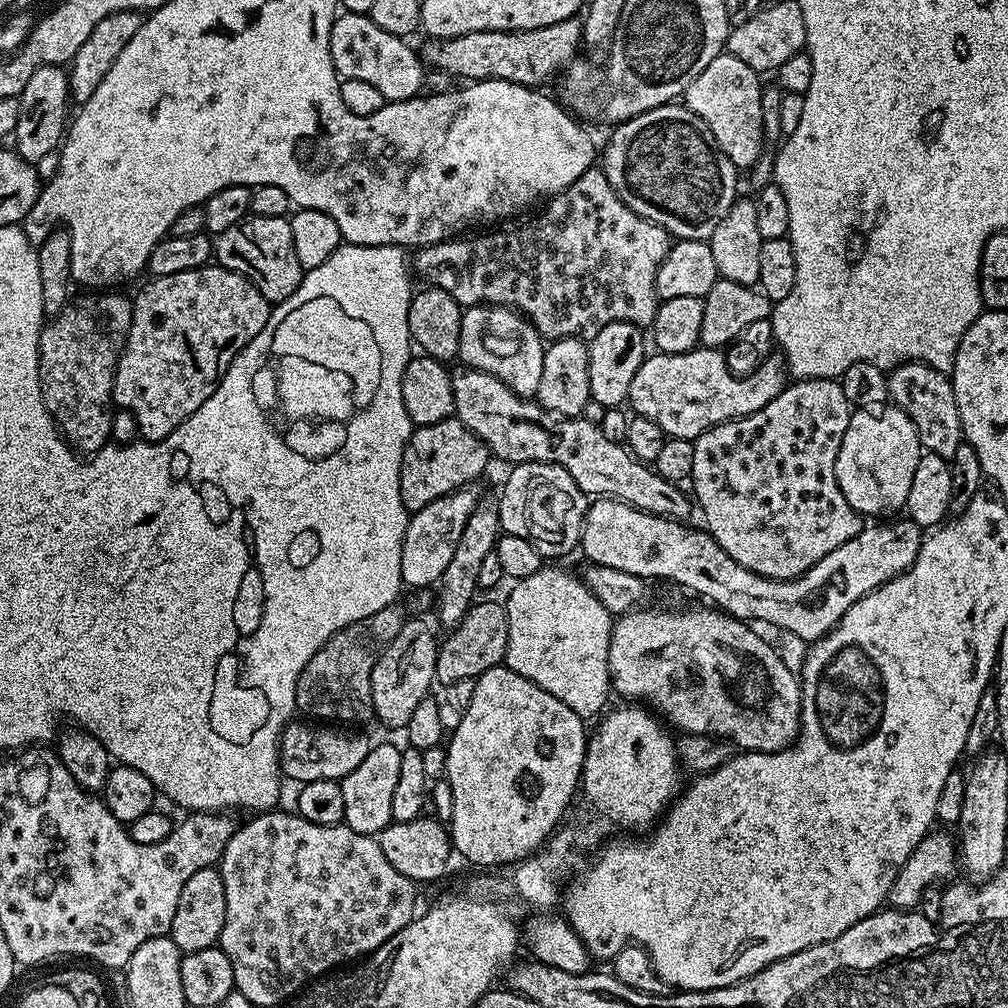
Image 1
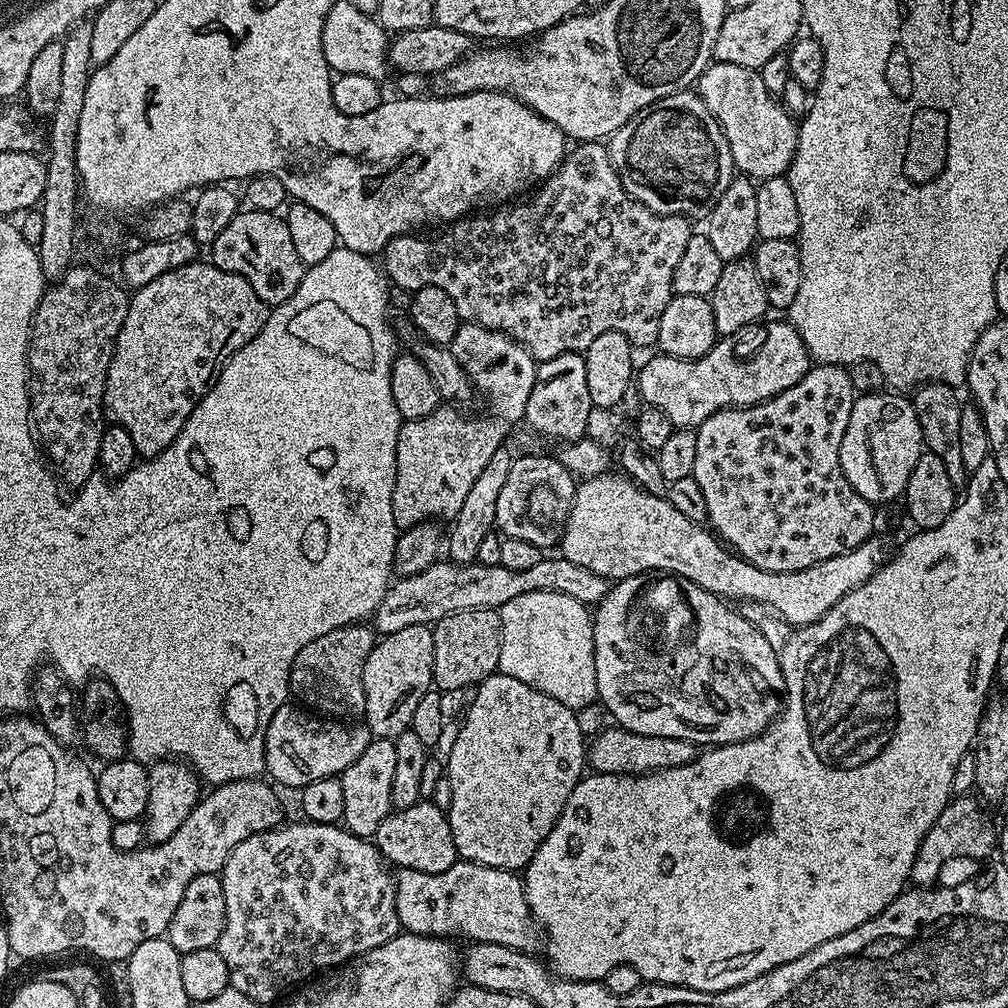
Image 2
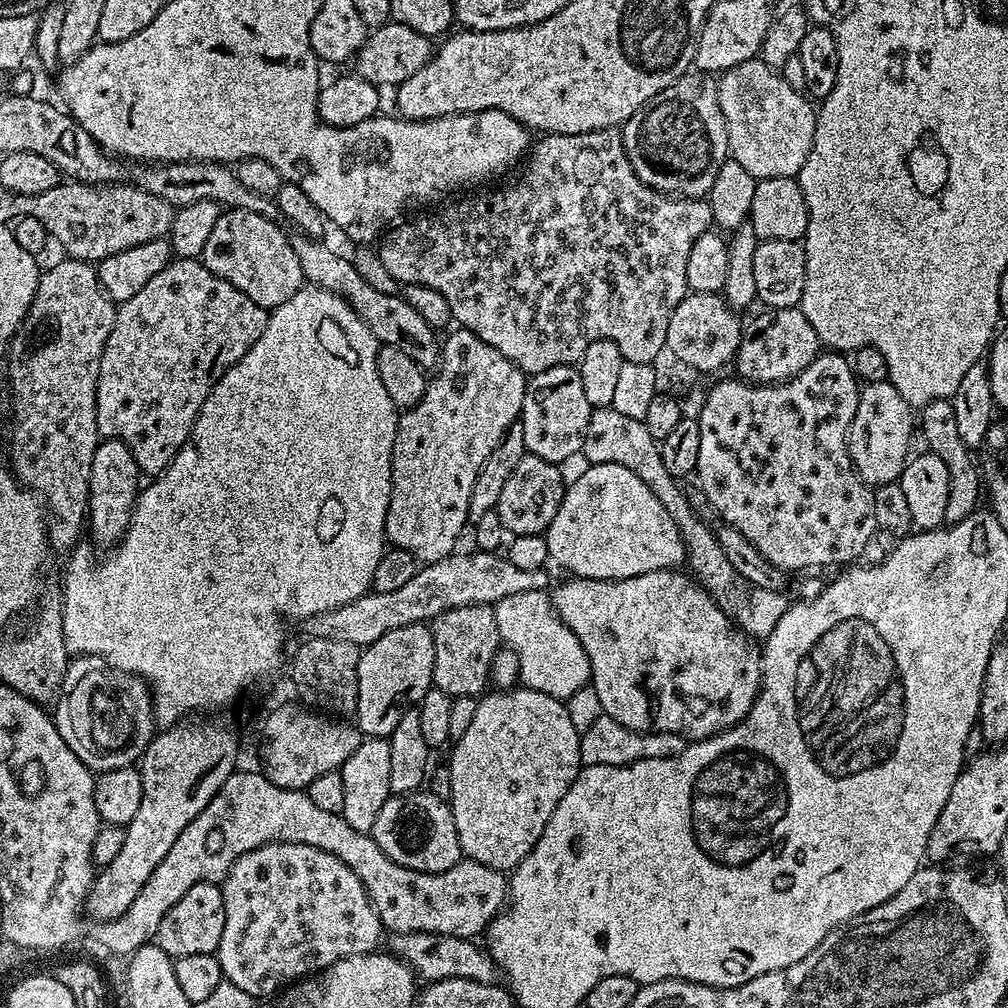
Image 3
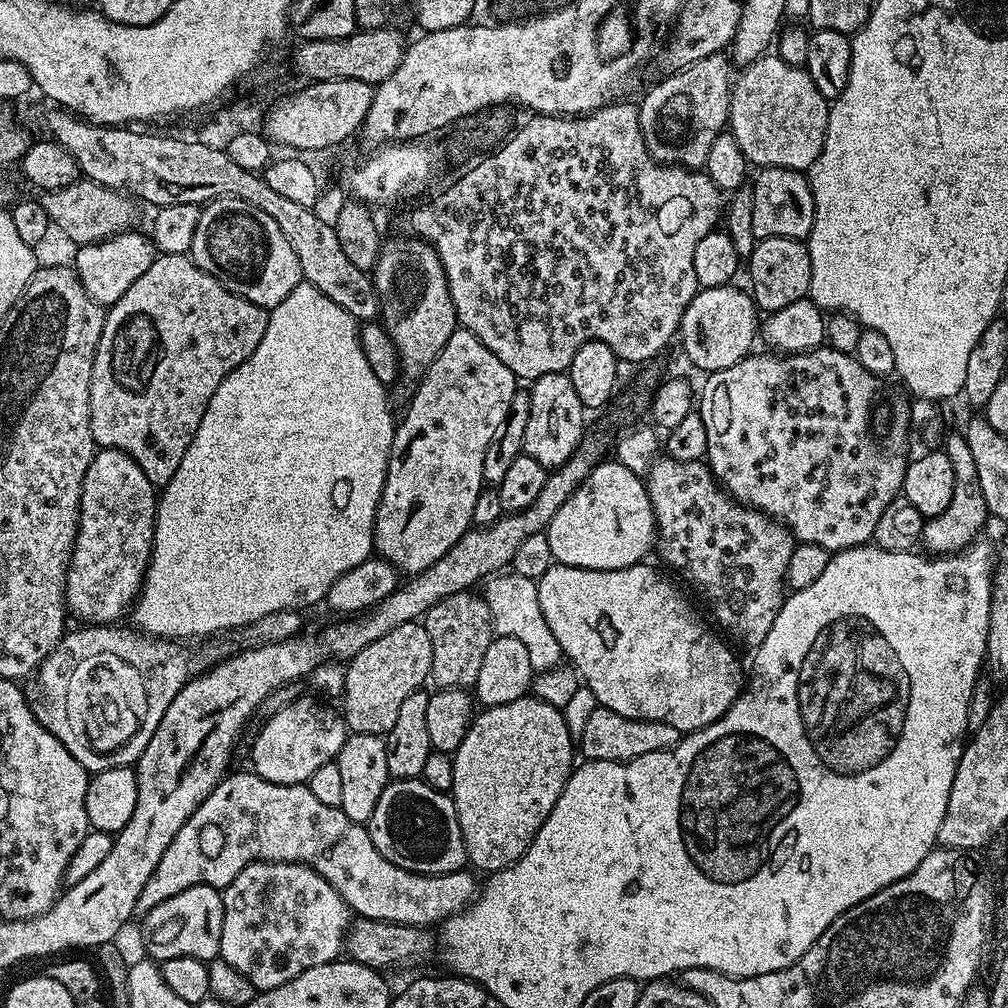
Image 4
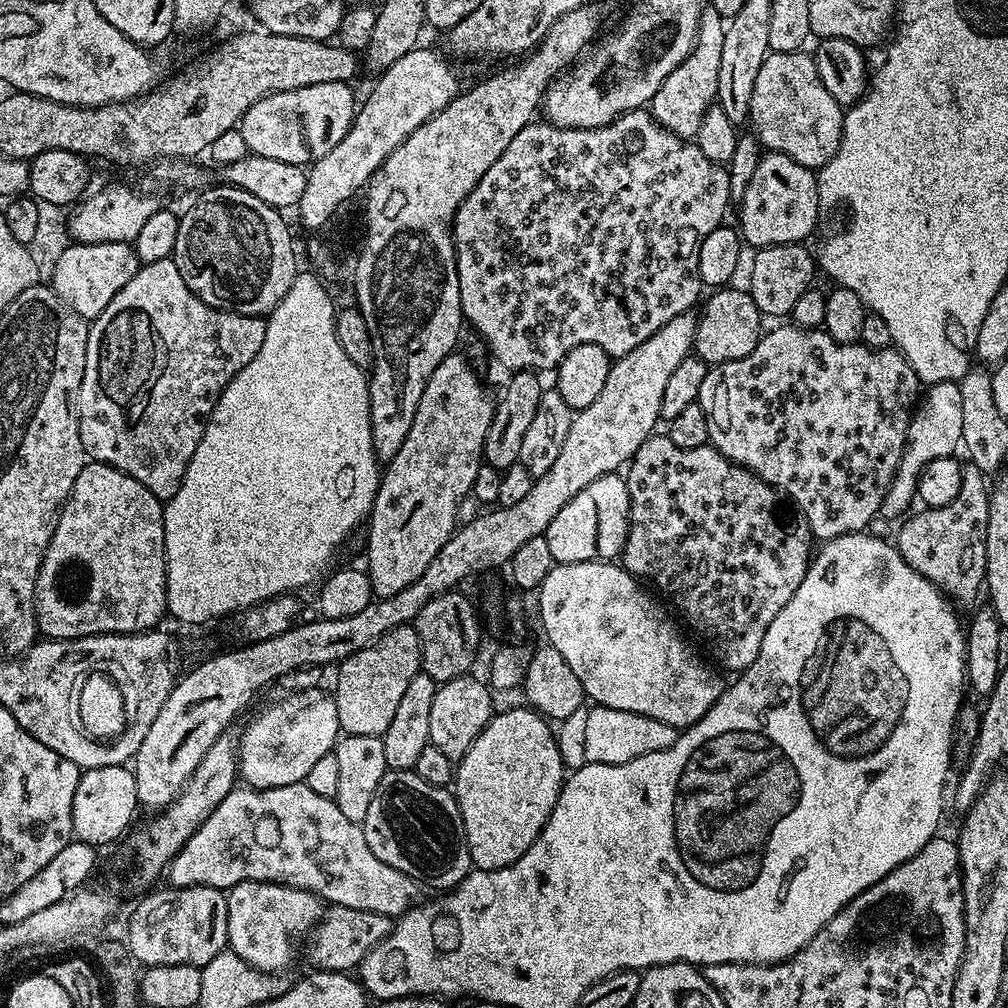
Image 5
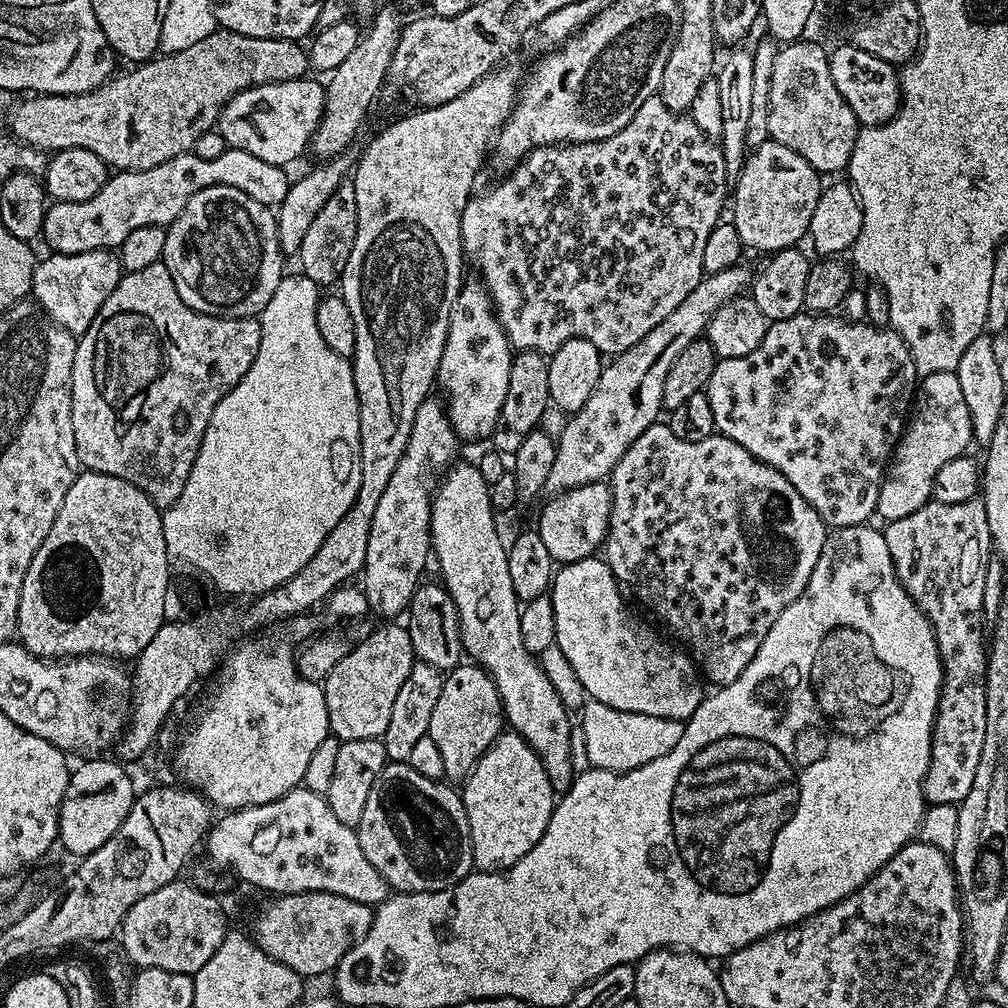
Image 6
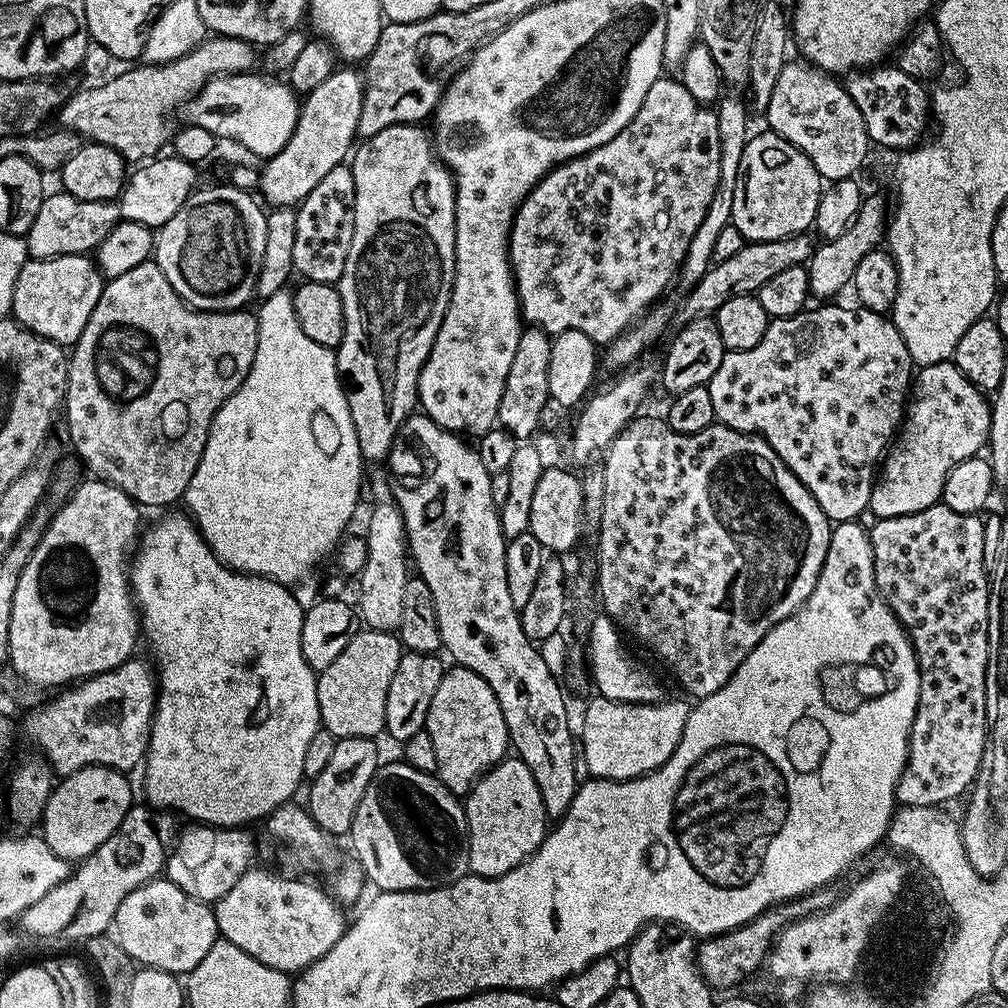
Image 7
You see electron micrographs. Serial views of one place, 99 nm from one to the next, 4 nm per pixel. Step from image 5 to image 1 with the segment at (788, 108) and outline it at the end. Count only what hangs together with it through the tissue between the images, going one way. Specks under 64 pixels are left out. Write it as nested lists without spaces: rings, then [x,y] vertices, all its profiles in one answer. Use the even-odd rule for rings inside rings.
[[[721,54],[690,82],[684,91],[683,103],[712,131],[716,146],[730,158],[737,169],[748,170],[760,157],[765,147],[762,126],[761,77],[746,62],[727,54]]]

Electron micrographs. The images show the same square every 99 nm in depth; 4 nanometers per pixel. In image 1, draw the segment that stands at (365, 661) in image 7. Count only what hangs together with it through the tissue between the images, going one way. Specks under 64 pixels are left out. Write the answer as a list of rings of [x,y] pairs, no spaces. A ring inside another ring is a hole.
[[[424,618],[405,619],[402,630],[381,652],[370,678],[372,691],[372,711],[375,719],[381,720],[388,728],[403,728],[410,722],[418,702],[429,695],[428,687],[436,680],[436,653],[438,636],[428,629]]]

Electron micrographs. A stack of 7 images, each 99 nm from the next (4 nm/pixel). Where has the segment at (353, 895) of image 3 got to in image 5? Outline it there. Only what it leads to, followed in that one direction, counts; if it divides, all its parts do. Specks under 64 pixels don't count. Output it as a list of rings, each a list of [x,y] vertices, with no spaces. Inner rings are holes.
[[[247,880],[227,889],[227,947],[250,967],[262,972],[283,973],[296,956],[296,943],[303,941],[320,923],[326,908],[312,892],[274,882]]]

